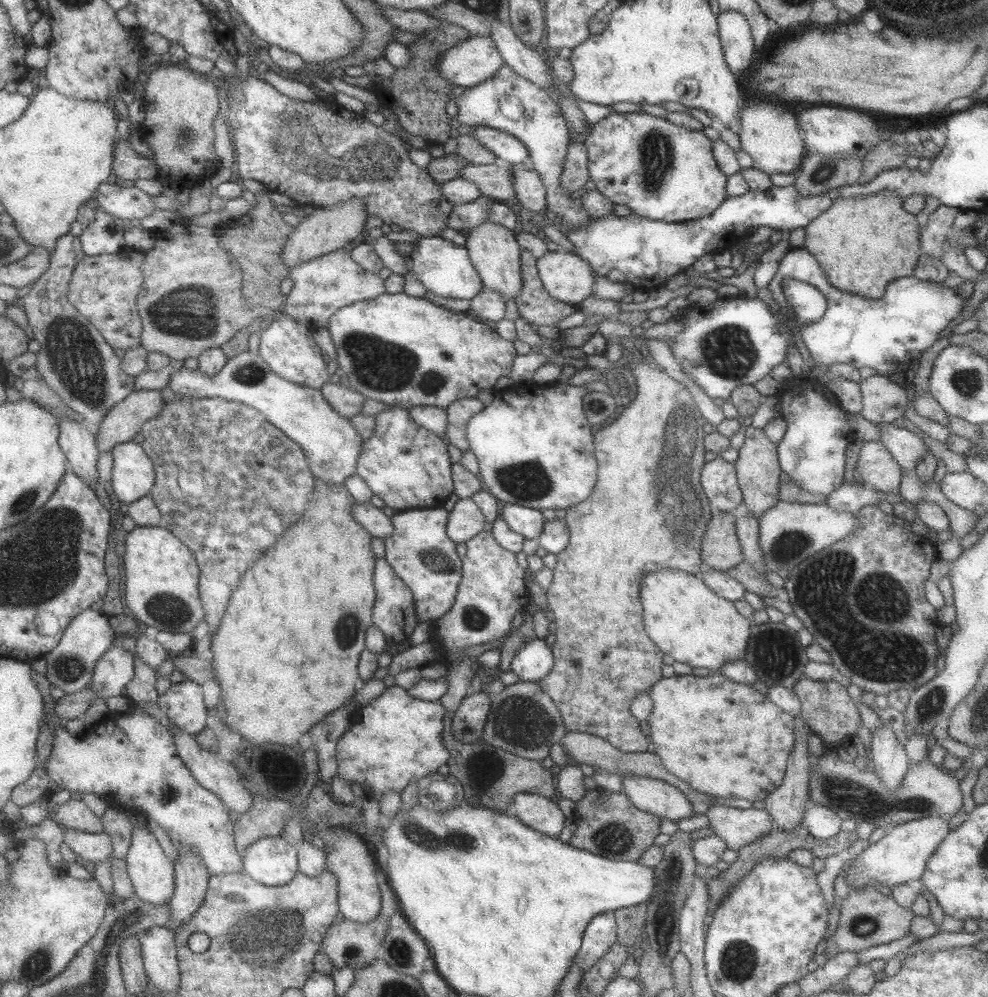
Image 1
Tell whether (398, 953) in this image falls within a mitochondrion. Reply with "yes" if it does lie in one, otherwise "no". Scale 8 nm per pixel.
yes

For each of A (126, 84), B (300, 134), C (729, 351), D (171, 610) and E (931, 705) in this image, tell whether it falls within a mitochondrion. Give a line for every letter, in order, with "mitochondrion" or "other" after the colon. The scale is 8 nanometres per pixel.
A: other
B: mitochondrion
C: mitochondrion
D: mitochondrion
E: mitochondrion

